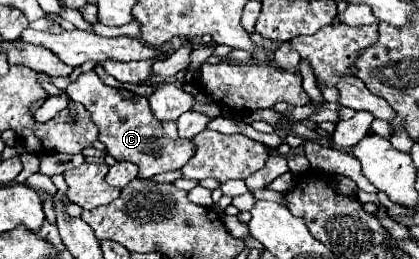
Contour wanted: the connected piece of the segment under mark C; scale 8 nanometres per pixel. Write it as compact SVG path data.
M95 70L83 72L77 80L73 80L67 86L65 92L73 102L79 102L87 108L87 112L91 114L91 122L99 128L99 142L103 142L105 150L115 160L127 160L127 162L137 164L141 178L151 178L161 172L179 170L195 154L193 140L175 138L177 124L157 120L151 112L147 98L143 96L125 98L117 88L105 86L95 74Z

